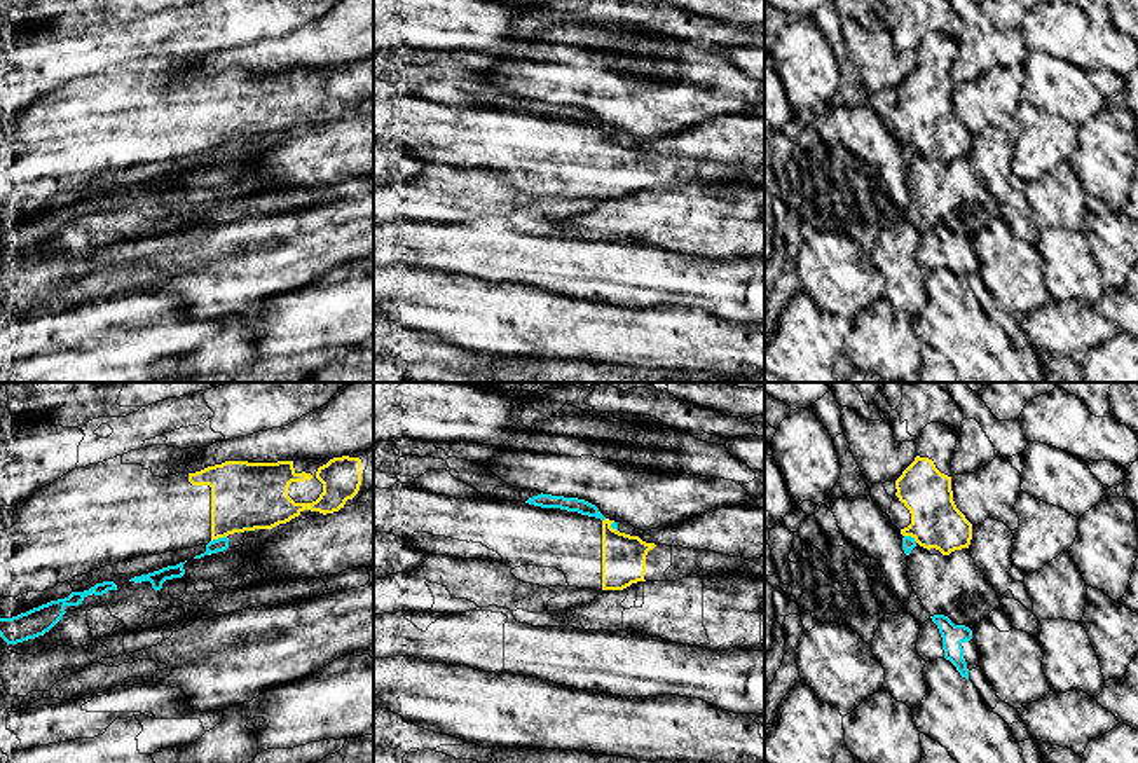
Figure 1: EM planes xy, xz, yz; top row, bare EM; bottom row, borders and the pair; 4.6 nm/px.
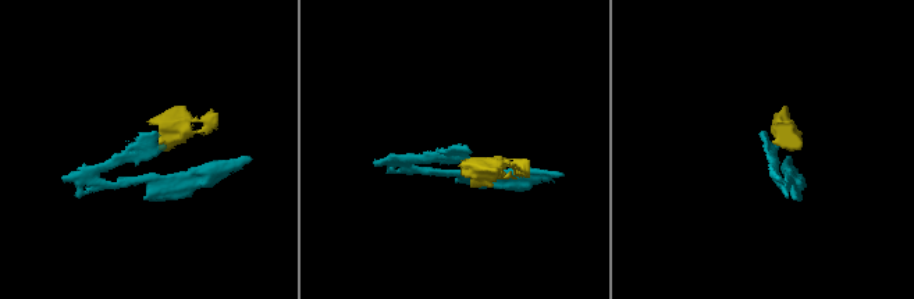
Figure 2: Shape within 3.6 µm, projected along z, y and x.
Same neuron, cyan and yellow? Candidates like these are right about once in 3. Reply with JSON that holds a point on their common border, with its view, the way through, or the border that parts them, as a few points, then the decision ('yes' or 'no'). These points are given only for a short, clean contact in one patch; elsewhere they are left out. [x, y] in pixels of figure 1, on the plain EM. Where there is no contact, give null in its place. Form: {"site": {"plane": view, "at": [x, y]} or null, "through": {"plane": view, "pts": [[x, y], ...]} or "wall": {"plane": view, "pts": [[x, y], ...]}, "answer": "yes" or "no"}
{"site": {"plane": "xy", "at": [219, 147]}, "wall": {"plane": "xy", "pts": [[226, 144], [212, 151]]}, "answer": "no"}

